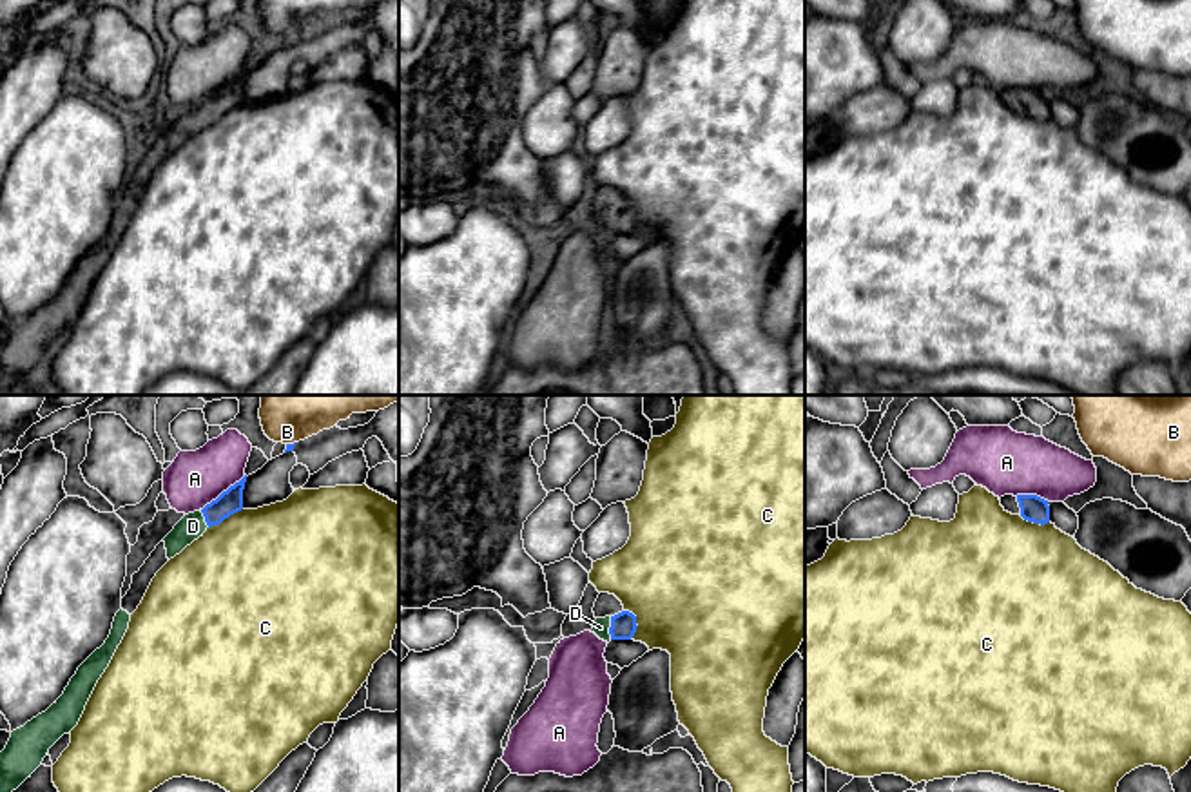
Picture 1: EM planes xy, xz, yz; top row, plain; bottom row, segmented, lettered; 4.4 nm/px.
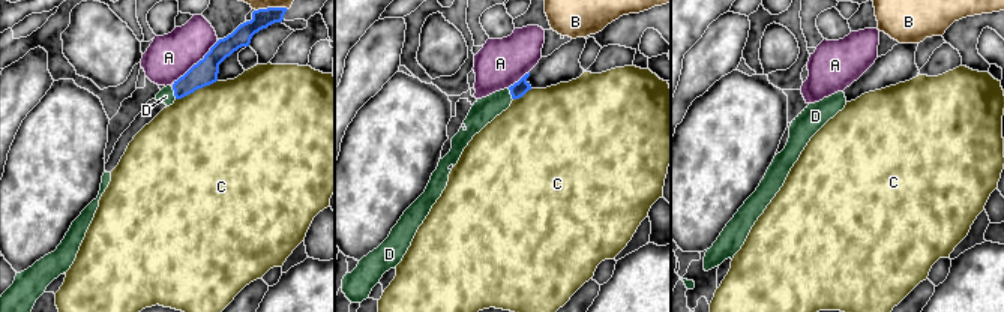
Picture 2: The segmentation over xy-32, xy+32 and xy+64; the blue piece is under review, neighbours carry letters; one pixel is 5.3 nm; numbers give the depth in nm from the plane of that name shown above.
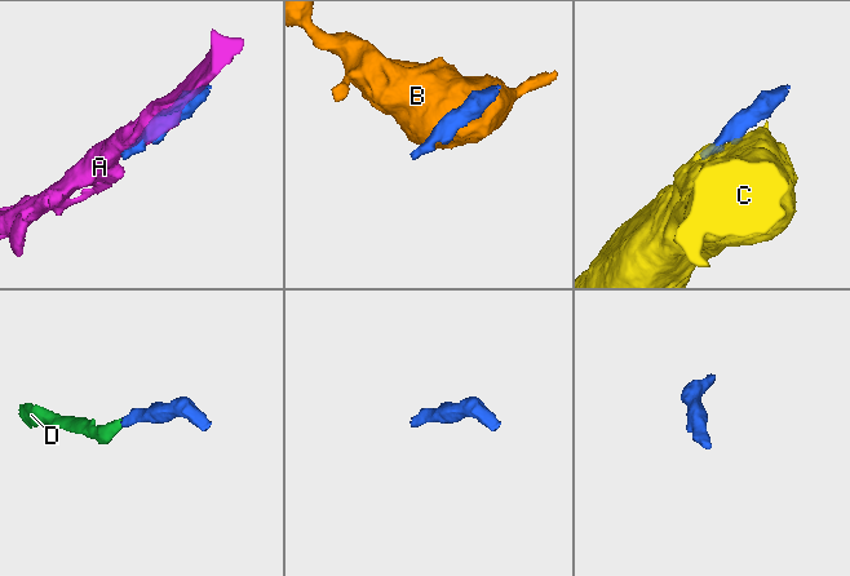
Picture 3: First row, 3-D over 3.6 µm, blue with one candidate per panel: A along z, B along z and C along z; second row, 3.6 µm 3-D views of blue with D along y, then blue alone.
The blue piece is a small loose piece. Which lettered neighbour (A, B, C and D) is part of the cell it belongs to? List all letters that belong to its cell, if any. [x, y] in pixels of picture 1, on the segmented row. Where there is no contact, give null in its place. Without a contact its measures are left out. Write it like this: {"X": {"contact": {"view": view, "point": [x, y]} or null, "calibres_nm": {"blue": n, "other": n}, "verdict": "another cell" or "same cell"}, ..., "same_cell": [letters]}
{"A": {"contact": {"view": "xy", "point": [223, 492]}, "calibres_nm": {"blue": 110, "other": 240}, "verdict": "another cell"}, "B": {"contact": {"view": "xy", "point": [290, 444]}, "calibres_nm": {"blue": 30, "other": 360}, "verdict": "another cell"}, "C": {"contact": {"view": "xz", "point": [635, 622]}, "calibres_nm": {"blue": 110, "other": 480}, "verdict": "another cell"}, "D": {"contact": {"view": "xz", "point": [610, 627]}, "calibres_nm": {"blue": 110, "other": 70}, "verdict": "same cell"}, "same_cell": ["D"]}

